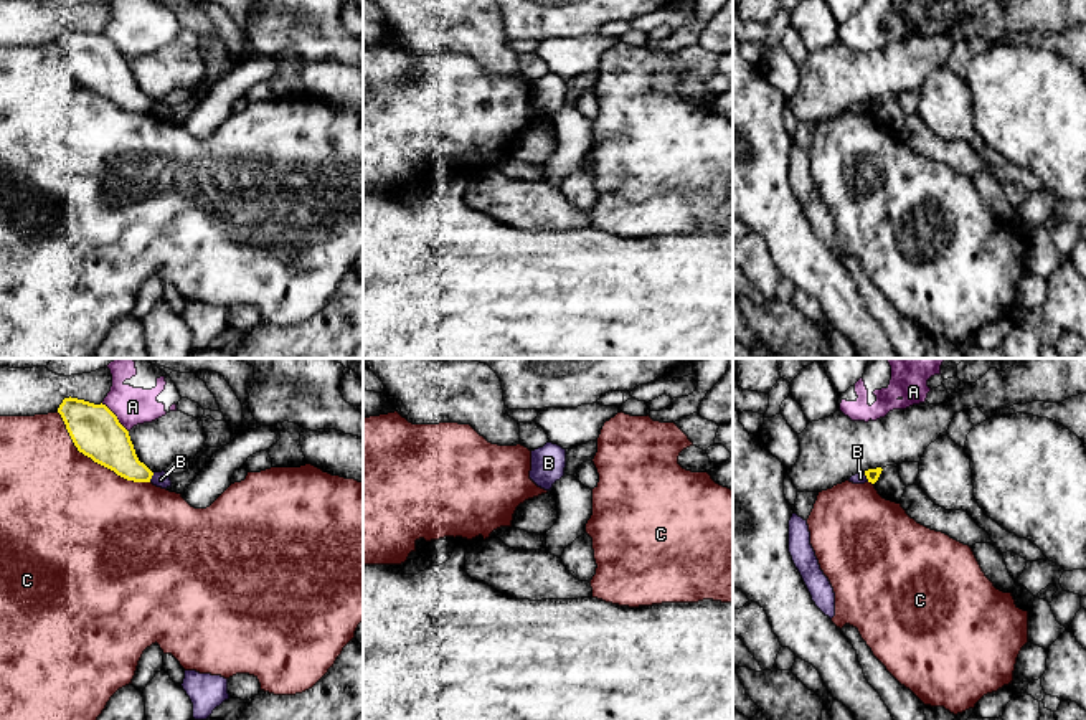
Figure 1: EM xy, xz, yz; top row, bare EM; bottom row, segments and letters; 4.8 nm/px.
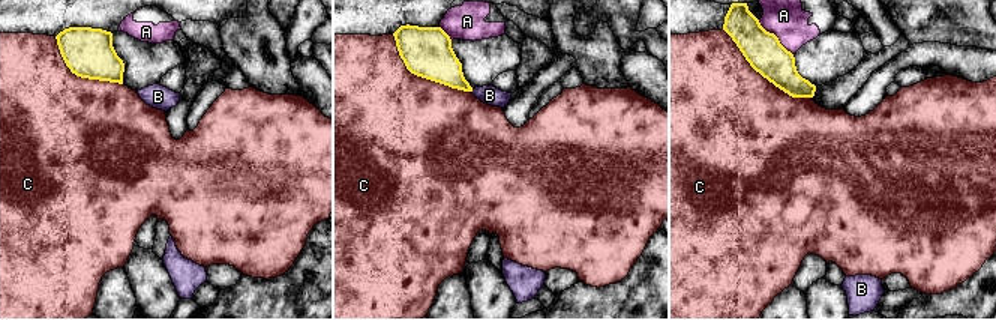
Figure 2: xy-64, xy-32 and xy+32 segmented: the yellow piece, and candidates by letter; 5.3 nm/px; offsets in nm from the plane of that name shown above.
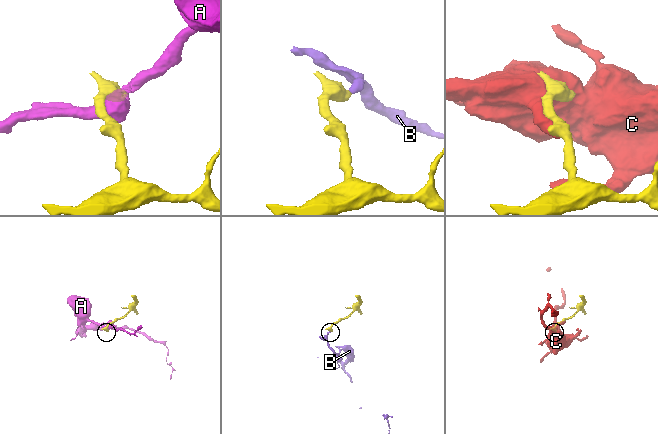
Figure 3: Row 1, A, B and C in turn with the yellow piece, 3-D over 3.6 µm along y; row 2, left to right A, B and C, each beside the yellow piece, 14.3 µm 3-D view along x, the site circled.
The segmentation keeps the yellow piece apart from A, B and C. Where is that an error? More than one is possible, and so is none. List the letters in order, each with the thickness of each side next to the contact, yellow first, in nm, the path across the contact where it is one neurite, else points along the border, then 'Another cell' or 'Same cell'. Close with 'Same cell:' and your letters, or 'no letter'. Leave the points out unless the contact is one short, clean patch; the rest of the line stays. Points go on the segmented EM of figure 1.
A: Thickness 240 nm (yellow) against 180 nm. Another cell
B: Thickness 200 nm (yellow) against 80 nm. Boundary: xy (154, 473), (149, 481). Another cell
C: Thickness 240 nm (yellow) against 500 nm. Another cell
Same cell: no letter

